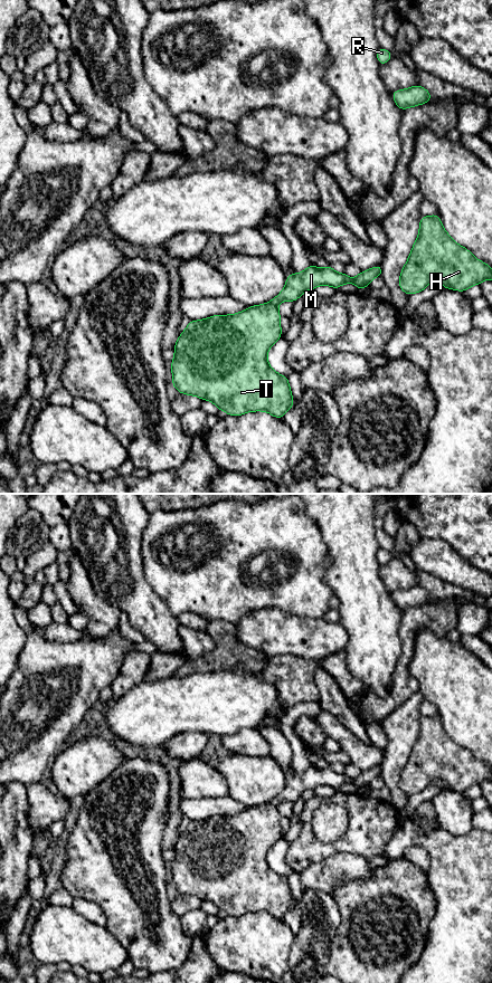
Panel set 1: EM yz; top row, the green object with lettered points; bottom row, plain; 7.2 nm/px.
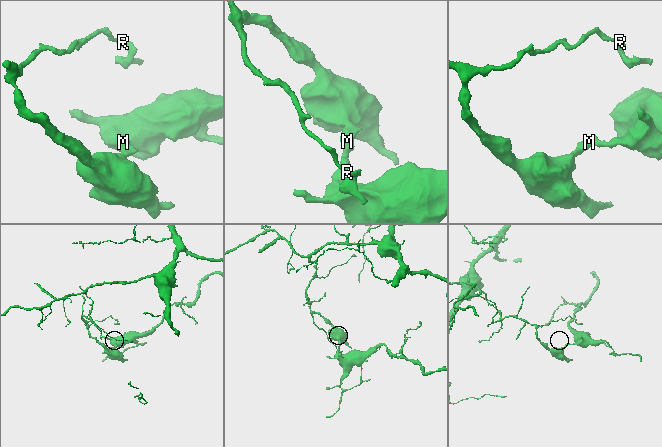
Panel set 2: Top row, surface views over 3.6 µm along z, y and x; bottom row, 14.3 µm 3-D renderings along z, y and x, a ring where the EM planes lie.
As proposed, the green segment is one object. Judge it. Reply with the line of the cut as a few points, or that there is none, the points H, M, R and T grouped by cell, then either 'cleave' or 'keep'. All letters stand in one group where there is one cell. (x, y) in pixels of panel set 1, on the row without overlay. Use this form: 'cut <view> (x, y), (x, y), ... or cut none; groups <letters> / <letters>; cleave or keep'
cut yz (270, 802), (276, 807); groups H M / R T; cleave

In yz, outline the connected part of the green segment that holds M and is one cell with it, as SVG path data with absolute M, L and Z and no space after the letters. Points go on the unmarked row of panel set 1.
M310 765L304 772L287 775L284 790L271 801L274 805L278 805L284 801L295 802L302 796L306 790L314 790L319 785L329 785L338 790L343 784L354 784L359 791L363 791L368 784L377 776L382 776L381 765L375 766L366 772L361 772L356 779L348 775L338 774L330 765L324 769L318 769Z

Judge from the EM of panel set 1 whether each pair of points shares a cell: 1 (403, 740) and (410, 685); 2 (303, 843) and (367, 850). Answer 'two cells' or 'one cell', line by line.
1: two cells
2: one cell

